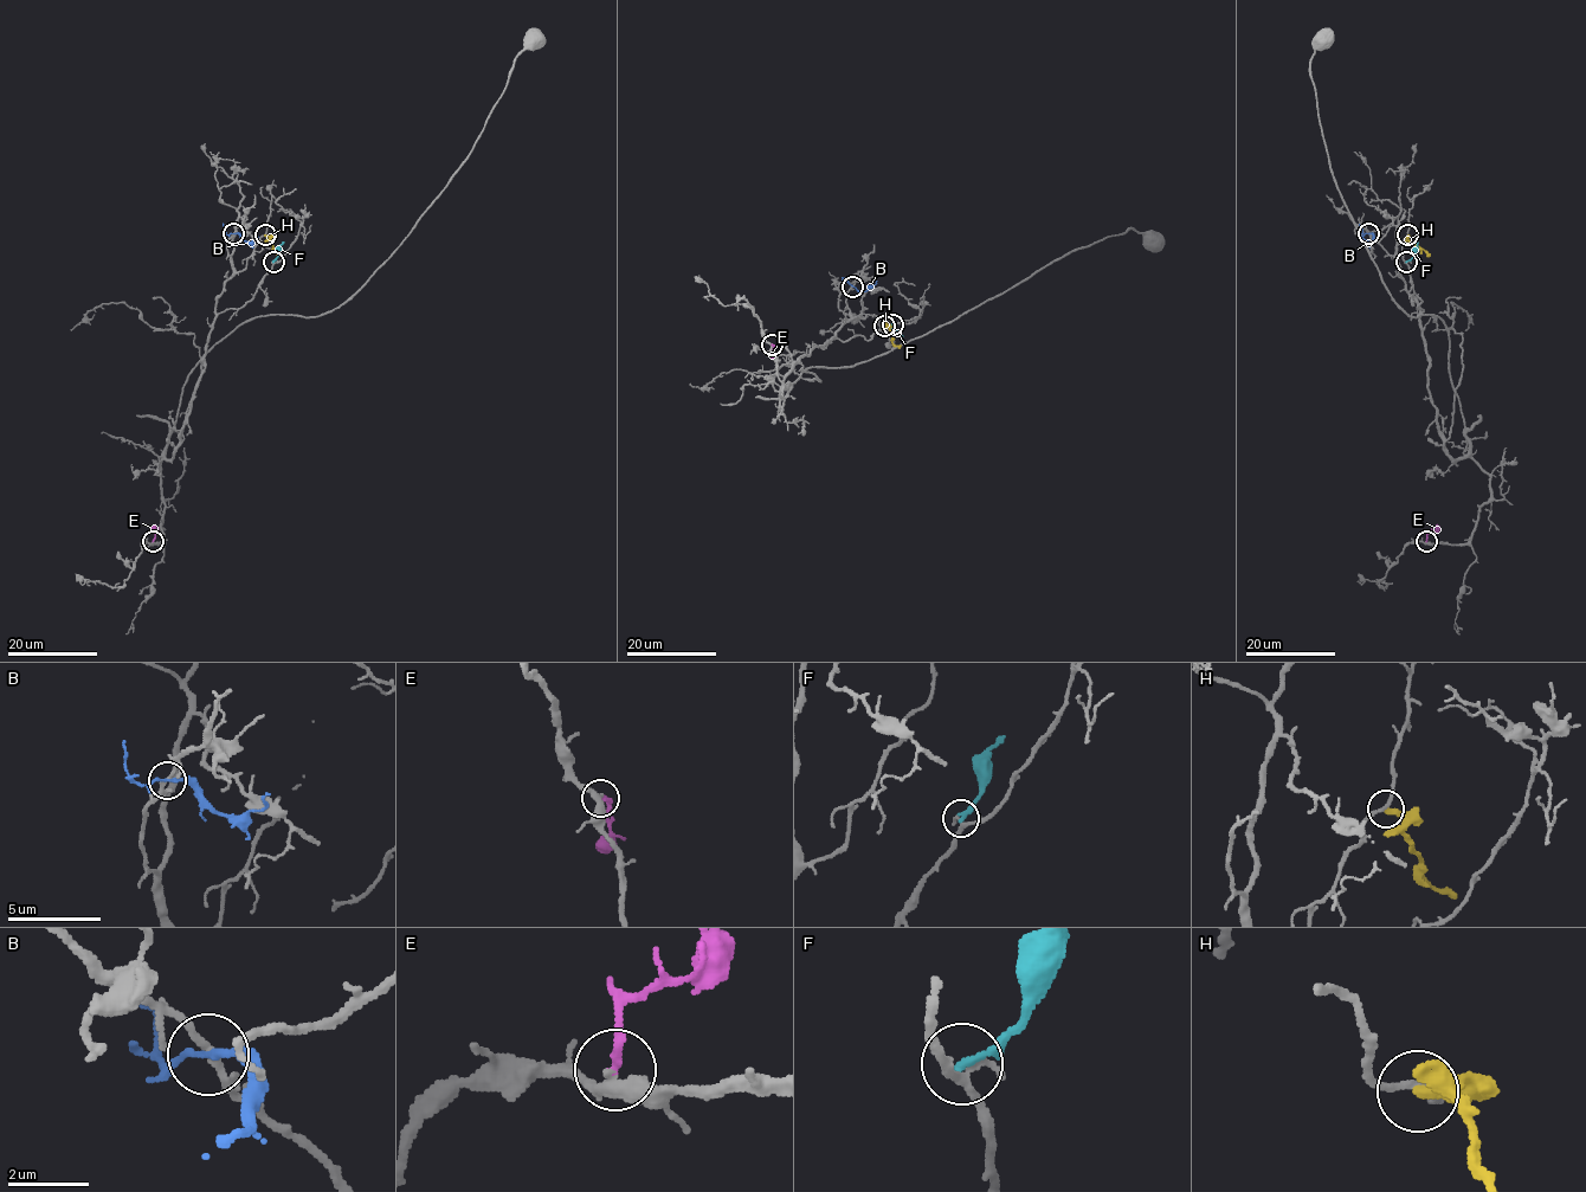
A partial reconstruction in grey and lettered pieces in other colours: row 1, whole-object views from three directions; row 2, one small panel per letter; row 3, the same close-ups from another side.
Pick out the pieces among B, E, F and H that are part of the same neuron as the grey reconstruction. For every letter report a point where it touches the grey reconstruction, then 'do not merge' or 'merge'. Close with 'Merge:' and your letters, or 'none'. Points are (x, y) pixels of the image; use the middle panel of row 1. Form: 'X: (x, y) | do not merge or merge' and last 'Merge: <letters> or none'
B: (852, 287) | do not merge
E: (772, 345) | merge
F: (893, 324) | do not merge
H: (884, 326) | do not merge
Merge: E

